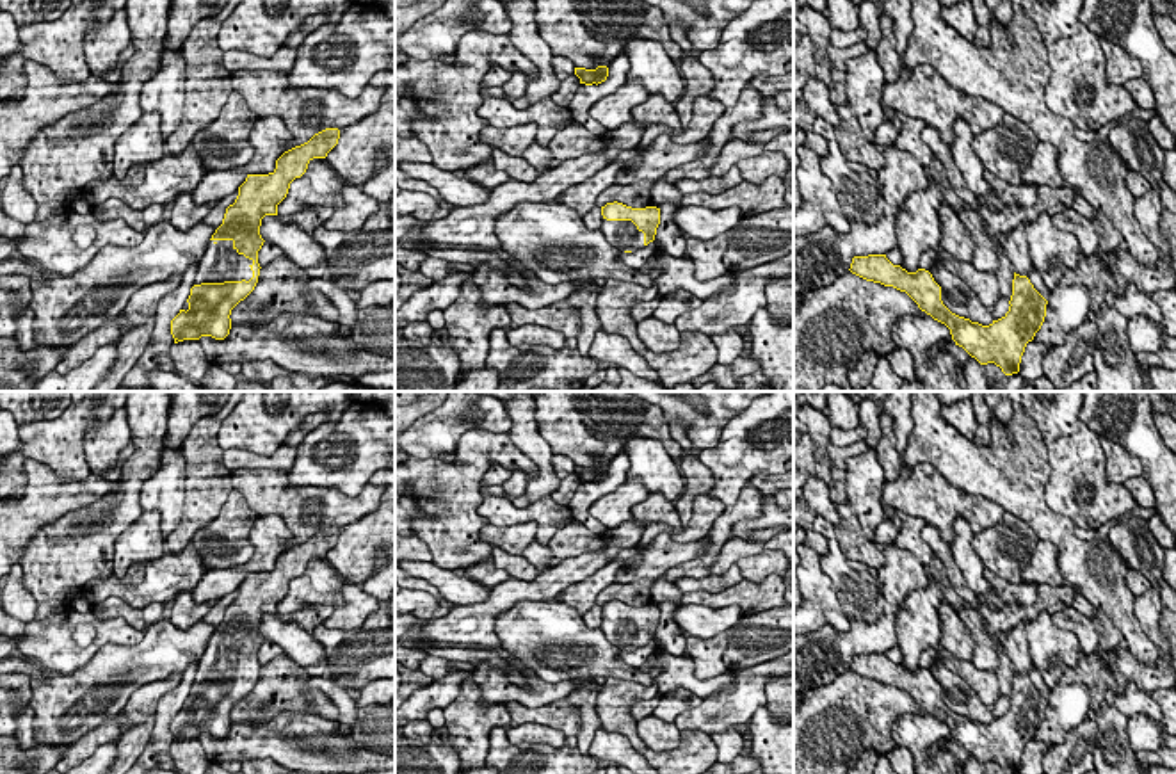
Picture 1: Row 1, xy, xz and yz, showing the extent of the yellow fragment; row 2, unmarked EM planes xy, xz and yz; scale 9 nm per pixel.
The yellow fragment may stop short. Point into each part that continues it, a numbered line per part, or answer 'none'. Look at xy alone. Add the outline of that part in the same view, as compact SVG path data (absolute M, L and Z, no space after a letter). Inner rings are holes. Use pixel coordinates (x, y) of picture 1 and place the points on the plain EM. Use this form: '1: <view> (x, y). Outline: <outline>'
1: xy (221, 661). Outline: M210 639L196 673L194 683L224 681L224 680L249 680L253 658L238 653L233 639Z

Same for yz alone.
1: yz (1034, 675). Outline: M1035 667L1028 673L1028 678L1034 687L1048 699L1051 689L1044 683L1041 673Z

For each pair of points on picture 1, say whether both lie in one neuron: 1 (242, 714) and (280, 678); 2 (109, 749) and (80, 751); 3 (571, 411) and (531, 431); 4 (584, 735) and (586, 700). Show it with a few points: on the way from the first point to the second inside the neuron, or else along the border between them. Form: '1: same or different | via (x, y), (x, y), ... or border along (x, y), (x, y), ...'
1: same | via (251, 707), (271, 687)
2: different | border along (116, 739), (100, 744), (91, 755)
3: different | border along (534, 410), (538, 433), (554, 454)
4: same | via (588, 726), (588, 709)

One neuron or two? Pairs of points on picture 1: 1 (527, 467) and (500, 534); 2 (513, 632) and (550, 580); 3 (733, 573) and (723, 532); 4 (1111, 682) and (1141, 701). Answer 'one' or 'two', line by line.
1: two
2: two
3: two
4: two

